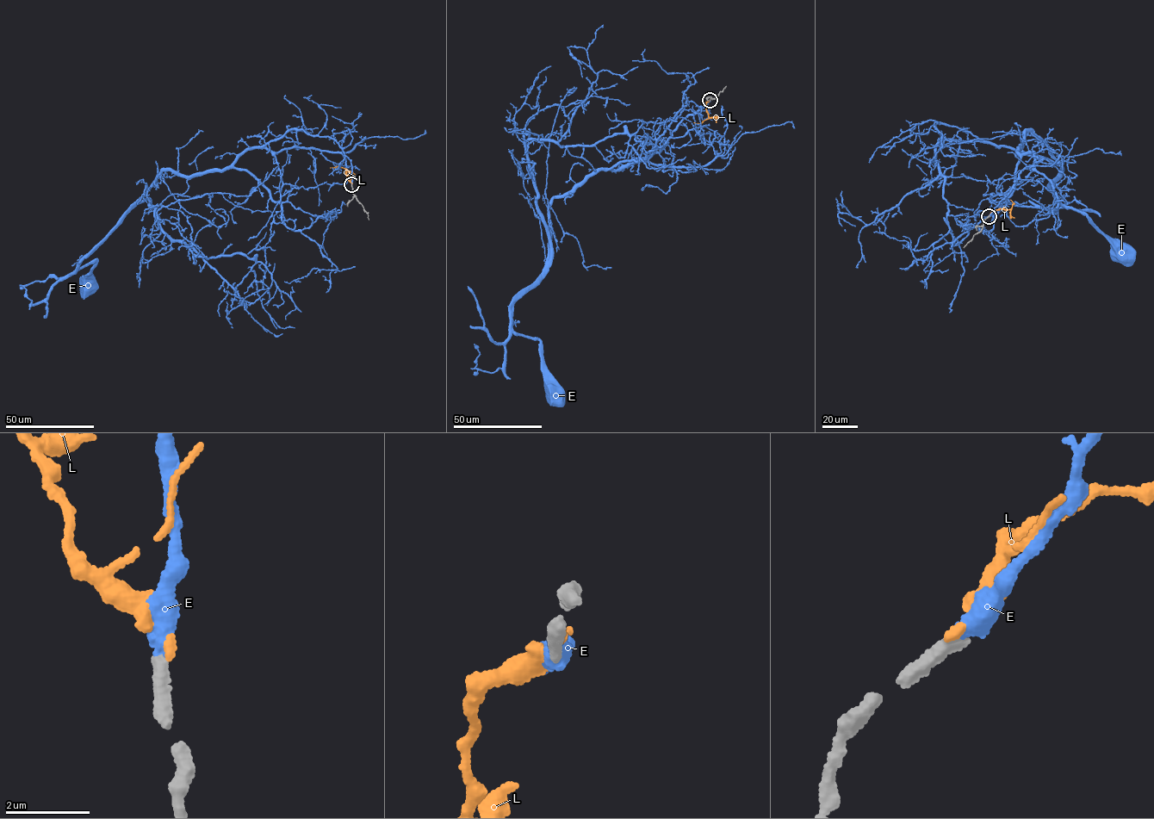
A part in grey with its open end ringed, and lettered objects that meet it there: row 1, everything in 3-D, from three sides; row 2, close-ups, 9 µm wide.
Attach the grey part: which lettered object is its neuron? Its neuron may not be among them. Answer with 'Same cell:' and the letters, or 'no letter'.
Same cell: E

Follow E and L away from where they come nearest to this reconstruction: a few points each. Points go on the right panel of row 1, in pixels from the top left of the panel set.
E: (989, 216), (1044, 158), (1017, 152), (1029, 130), (1061, 166), (1051, 187), (1057, 200), (1122, 253)
L: (989, 216), (995, 210), (1011, 209), (1014, 203), (1010, 200)

